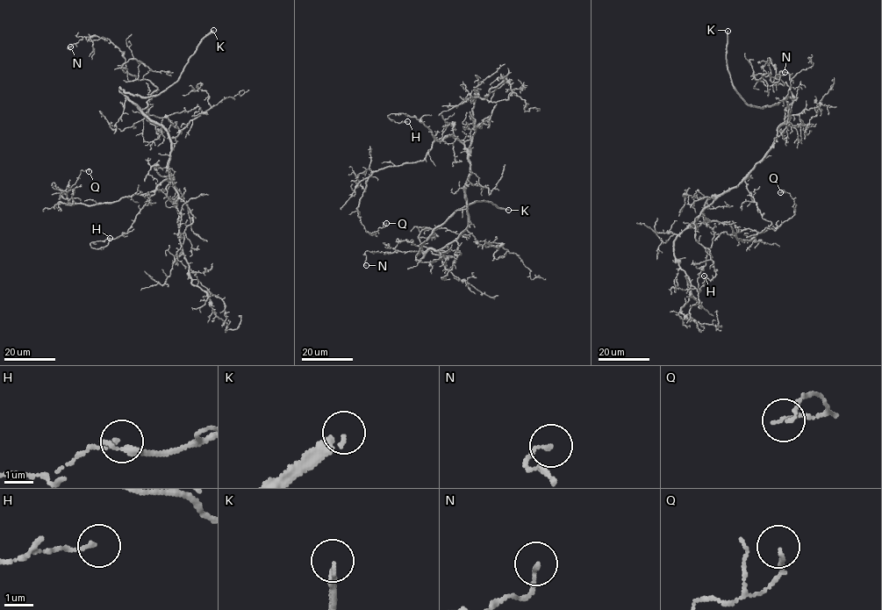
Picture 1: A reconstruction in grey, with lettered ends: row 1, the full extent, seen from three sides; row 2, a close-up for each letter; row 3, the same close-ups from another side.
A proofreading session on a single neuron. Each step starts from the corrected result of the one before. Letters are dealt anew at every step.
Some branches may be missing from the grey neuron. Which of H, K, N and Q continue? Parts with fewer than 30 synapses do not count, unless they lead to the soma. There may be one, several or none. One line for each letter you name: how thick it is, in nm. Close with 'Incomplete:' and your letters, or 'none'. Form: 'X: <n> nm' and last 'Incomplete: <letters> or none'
K: 200 nm
Incomplete: K

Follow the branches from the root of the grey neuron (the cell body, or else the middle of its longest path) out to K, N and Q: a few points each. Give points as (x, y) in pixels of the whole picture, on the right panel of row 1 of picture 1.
K: (748, 175), (774, 142), (793, 99), (761, 108), (747, 104), (727, 69), (727, 31)
N: (748, 175), (774, 142), (793, 101), (786, 82), (773, 82), (776, 69), (768, 58), (771, 76), (785, 72)
Q: (748, 175), (704, 209), (708, 222), (729, 223), (737, 240), (792, 217), (794, 200), (780, 192)

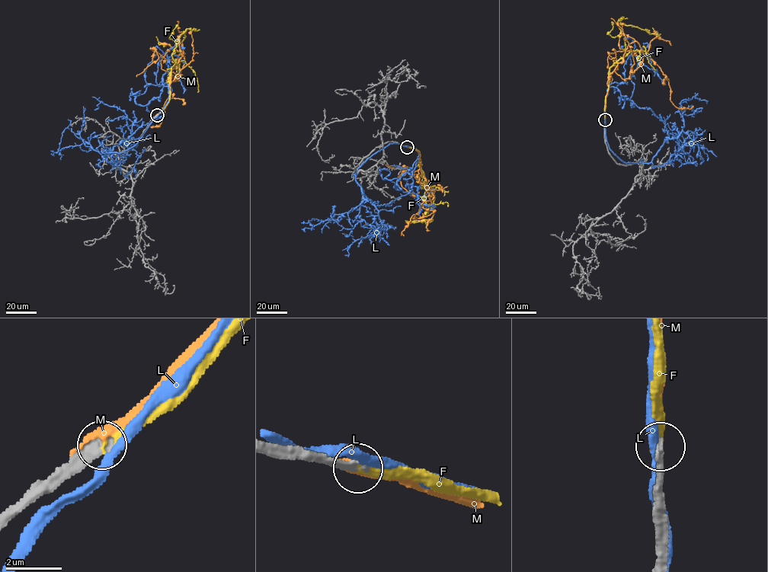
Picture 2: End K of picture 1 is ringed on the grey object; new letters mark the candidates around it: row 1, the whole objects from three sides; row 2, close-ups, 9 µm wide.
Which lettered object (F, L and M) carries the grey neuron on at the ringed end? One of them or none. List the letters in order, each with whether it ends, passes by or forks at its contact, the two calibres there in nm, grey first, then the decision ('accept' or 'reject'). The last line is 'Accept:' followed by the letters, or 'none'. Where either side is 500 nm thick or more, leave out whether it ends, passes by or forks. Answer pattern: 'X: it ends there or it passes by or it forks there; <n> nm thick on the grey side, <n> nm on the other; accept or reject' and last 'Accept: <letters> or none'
F: it ends there; 320 nm thick on the grey side, 320 nm on the other; accept
L: it passes by; 280 nm thick on the grey side, 320 nm on the other; reject
M: it ends there; 380 nm thick on the grey side, 360 nm on the other; reject
Accept: F

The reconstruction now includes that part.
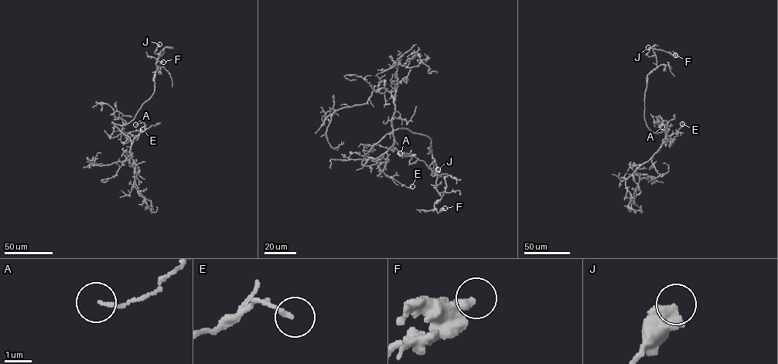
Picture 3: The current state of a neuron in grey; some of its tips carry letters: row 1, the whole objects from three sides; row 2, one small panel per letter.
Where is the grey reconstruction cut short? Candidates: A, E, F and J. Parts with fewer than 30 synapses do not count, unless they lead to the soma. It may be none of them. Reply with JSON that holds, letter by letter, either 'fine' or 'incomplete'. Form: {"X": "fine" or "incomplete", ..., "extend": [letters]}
{"A": "fine", "E": "fine", "F": "fine", "J": "fine", "extend": []}

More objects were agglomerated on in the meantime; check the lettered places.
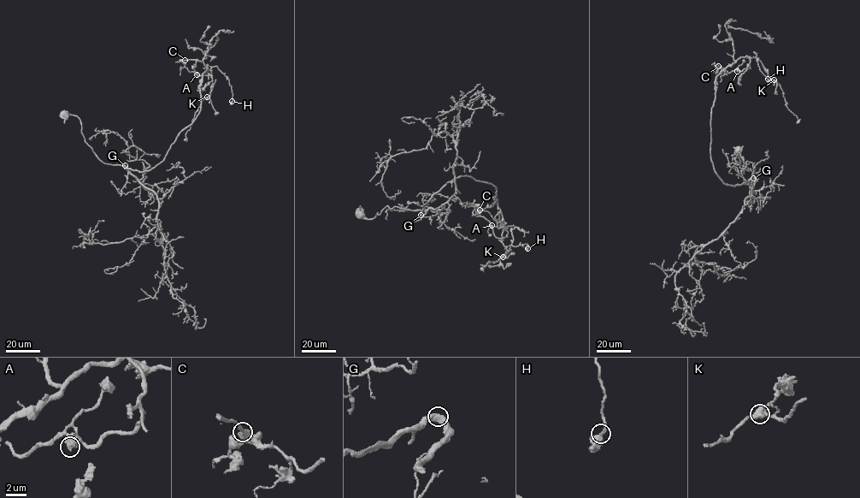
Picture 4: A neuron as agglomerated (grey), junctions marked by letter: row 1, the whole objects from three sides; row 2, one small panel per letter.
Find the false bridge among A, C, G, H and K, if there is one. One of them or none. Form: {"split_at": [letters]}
{"split_at": []}

